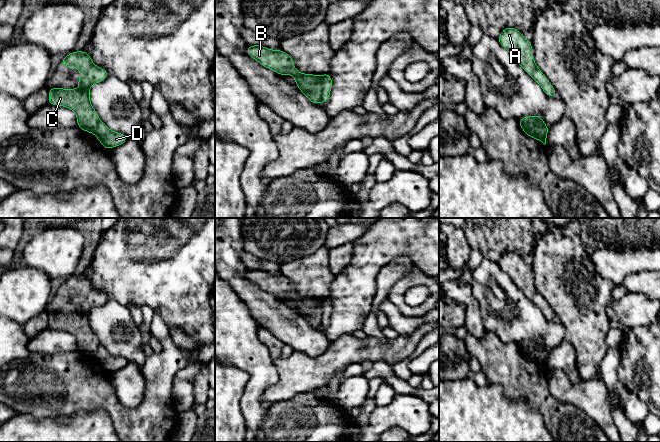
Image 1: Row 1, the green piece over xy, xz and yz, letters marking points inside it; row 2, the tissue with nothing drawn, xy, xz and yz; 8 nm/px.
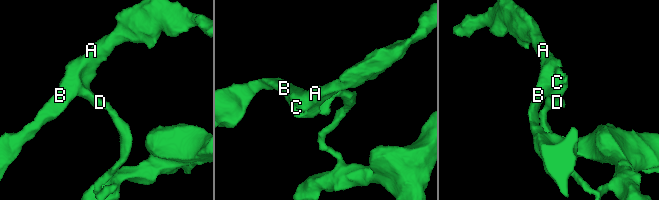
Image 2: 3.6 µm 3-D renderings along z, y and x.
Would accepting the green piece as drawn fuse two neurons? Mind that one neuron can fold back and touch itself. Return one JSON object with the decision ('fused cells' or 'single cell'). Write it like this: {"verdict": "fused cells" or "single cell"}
{"verdict": "fused cells"}

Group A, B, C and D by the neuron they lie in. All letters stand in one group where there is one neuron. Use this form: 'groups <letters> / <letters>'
groups A B C / D

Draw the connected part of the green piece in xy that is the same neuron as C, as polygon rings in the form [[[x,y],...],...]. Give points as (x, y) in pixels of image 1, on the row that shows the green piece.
[[[73,51],[61,61],[61,66],[80,69],[81,78],[77,80],[80,84],[79,89],[63,89],[63,88],[49,88],[48,105],[59,105],[71,109],[77,117],[77,124],[80,129],[86,132],[93,133],[97,128],[100,119],[98,113],[95,111],[90,103],[90,86],[95,83],[103,82],[108,77],[108,72],[102,67],[97,67],[91,60],[90,55],[86,51]]]

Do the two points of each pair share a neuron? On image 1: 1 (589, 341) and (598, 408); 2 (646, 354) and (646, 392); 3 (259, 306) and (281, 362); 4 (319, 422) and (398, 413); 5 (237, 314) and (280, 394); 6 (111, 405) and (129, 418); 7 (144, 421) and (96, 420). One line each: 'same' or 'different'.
1: different
2: same
3: different
4: same
5: different
6: same
7: different

